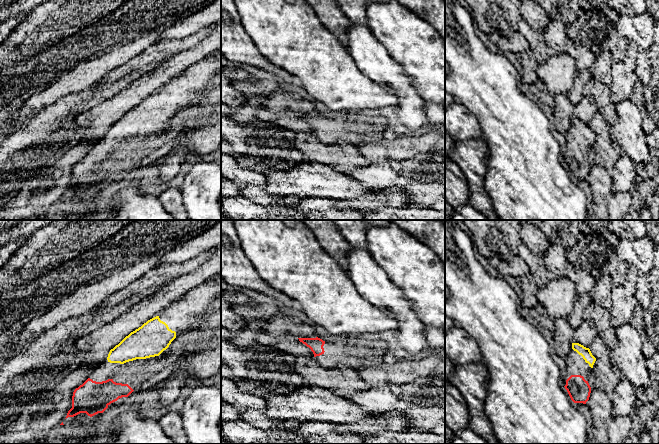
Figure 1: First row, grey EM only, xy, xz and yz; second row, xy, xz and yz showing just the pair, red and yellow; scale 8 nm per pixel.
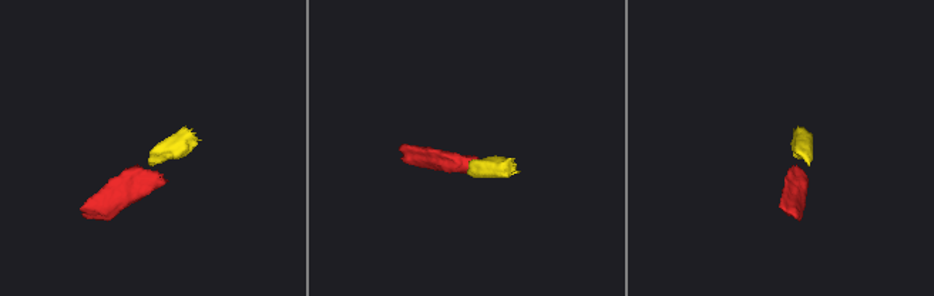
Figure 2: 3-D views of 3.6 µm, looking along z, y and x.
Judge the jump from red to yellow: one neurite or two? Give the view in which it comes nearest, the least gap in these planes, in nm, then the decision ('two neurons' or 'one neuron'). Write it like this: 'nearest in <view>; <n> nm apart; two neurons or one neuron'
nearest in yz; 100 nm apart; one neuron

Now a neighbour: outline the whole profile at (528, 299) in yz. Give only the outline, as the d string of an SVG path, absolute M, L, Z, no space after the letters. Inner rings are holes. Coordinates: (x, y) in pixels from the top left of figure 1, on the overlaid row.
M520 275L518 280L522 290L520 295L521 306L527 309L531 309L538 302L536 293L539 287L532 277Z

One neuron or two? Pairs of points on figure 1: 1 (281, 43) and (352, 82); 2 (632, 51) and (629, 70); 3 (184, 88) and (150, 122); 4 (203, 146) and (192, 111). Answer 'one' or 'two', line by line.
1: one
2: one
3: one
4: one

